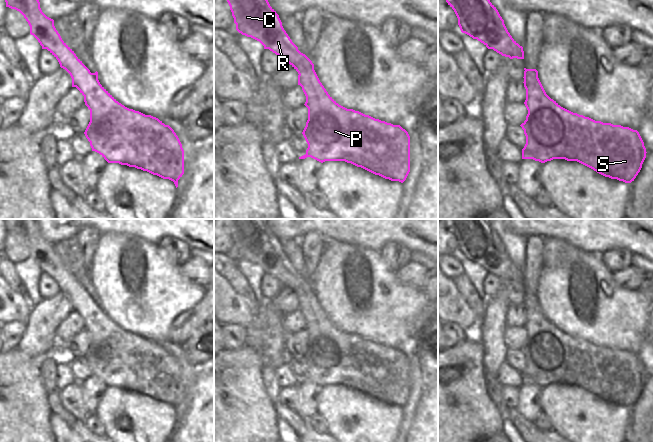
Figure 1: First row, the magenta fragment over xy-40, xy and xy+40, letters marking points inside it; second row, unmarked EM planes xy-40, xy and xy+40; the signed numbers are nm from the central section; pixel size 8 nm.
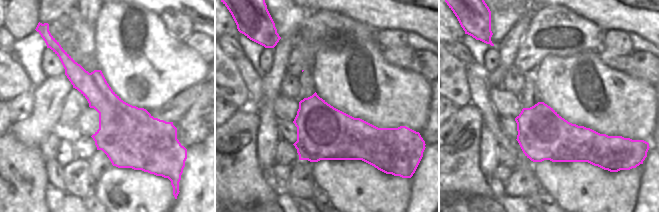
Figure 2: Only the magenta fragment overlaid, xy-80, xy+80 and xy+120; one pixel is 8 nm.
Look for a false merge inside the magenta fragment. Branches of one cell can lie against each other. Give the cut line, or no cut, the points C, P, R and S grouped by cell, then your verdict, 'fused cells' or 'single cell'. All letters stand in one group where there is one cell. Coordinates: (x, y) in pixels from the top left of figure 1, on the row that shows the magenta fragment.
cut in xy-40 along (84, 65), (80, 71), (76, 72), (76, 87); C R / P S; fused cells

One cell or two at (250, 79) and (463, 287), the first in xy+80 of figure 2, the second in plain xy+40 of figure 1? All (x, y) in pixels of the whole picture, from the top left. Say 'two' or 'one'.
one

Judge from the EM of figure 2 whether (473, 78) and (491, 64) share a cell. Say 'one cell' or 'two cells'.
two cells

